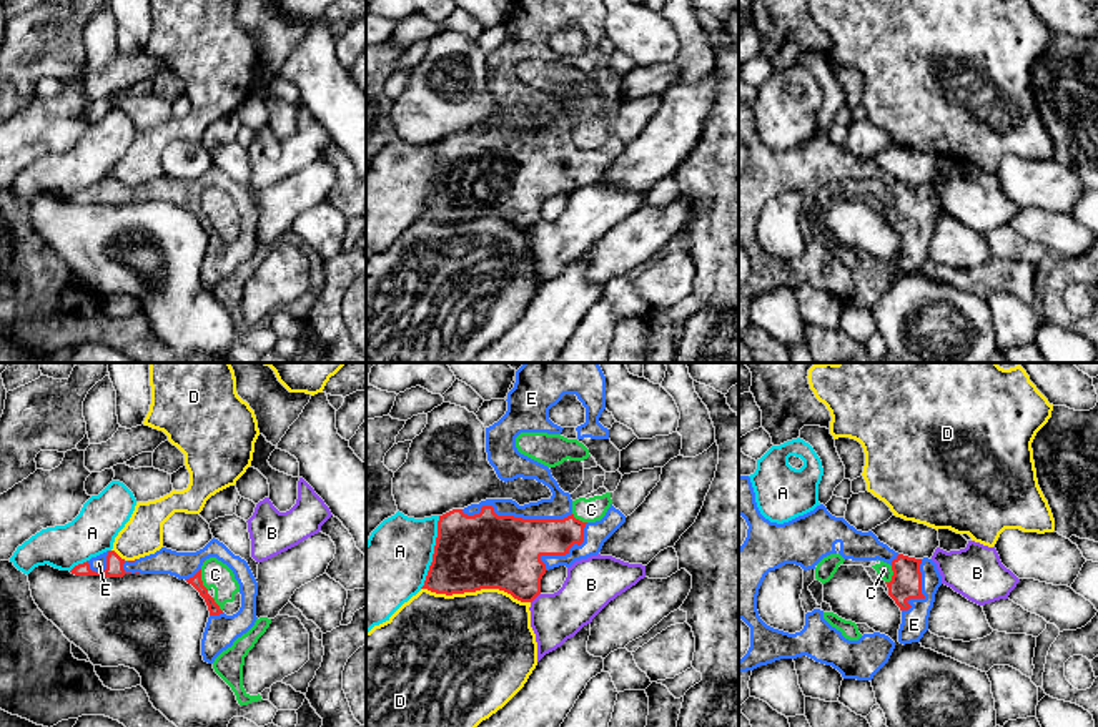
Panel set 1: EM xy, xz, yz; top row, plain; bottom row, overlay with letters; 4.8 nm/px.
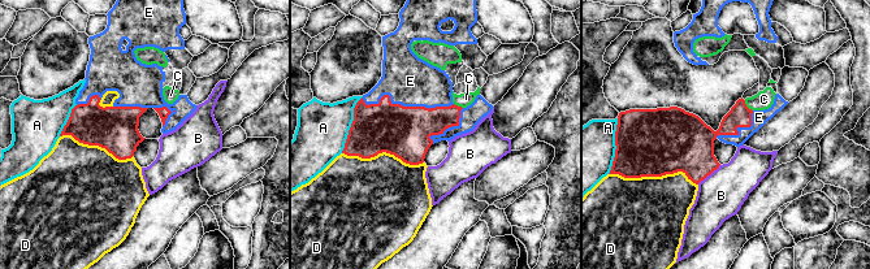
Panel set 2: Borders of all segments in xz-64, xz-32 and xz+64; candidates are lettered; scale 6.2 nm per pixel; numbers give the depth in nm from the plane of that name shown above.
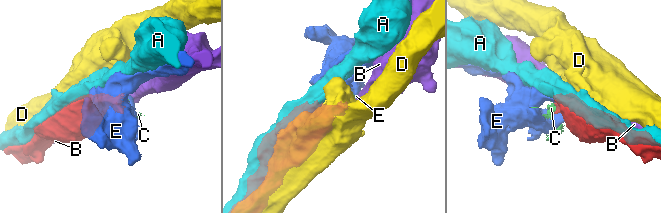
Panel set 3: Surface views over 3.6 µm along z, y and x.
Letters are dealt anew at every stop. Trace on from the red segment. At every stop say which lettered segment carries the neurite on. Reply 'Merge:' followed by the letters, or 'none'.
Merge: E

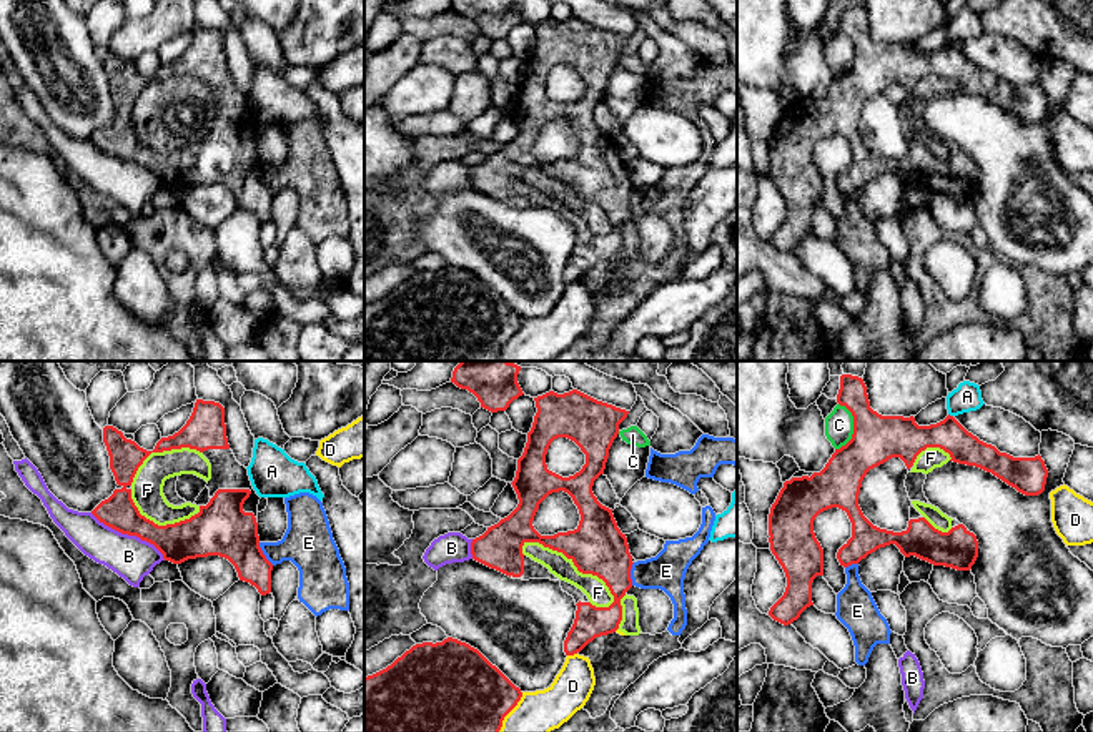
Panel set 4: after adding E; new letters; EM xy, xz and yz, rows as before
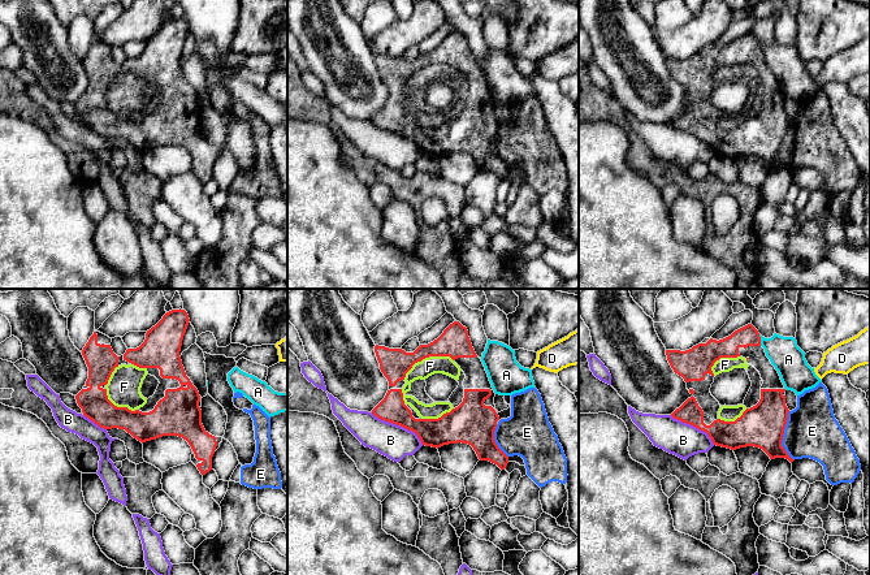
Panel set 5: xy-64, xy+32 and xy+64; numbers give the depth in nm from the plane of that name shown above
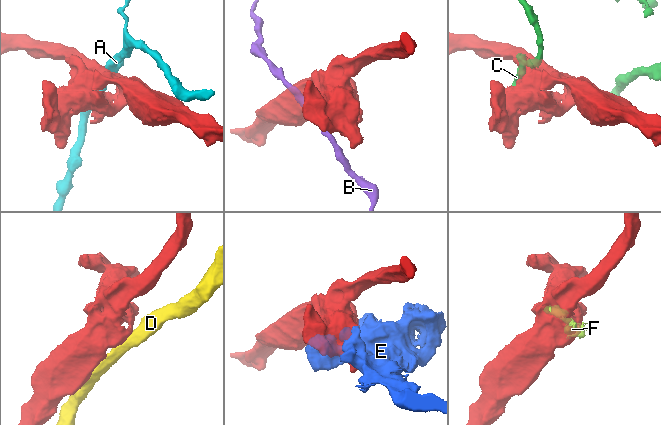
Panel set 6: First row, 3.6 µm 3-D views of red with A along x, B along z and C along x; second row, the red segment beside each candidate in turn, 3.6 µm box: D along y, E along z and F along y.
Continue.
Merge: none

